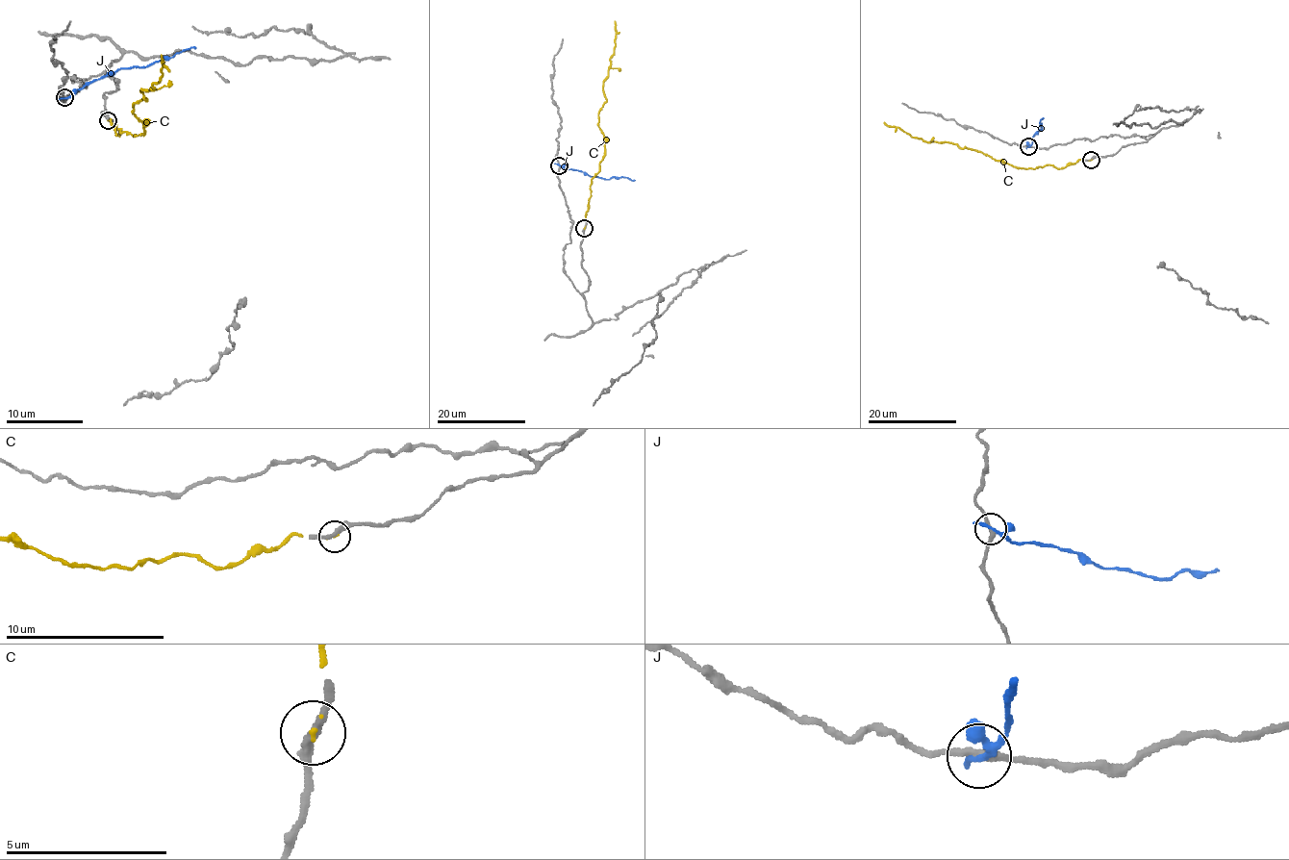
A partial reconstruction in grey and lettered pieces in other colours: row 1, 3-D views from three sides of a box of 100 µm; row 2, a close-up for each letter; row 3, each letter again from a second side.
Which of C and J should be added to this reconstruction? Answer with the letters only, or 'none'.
C

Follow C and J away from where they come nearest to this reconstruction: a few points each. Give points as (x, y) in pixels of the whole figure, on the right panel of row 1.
C: (1091, 160), (1078, 160), (1060, 168), (1051, 165), (1019, 168), (955, 144), (924, 142), (884, 122)
J: (1028, 146), (1042, 129), (1039, 122), (1043, 117)

